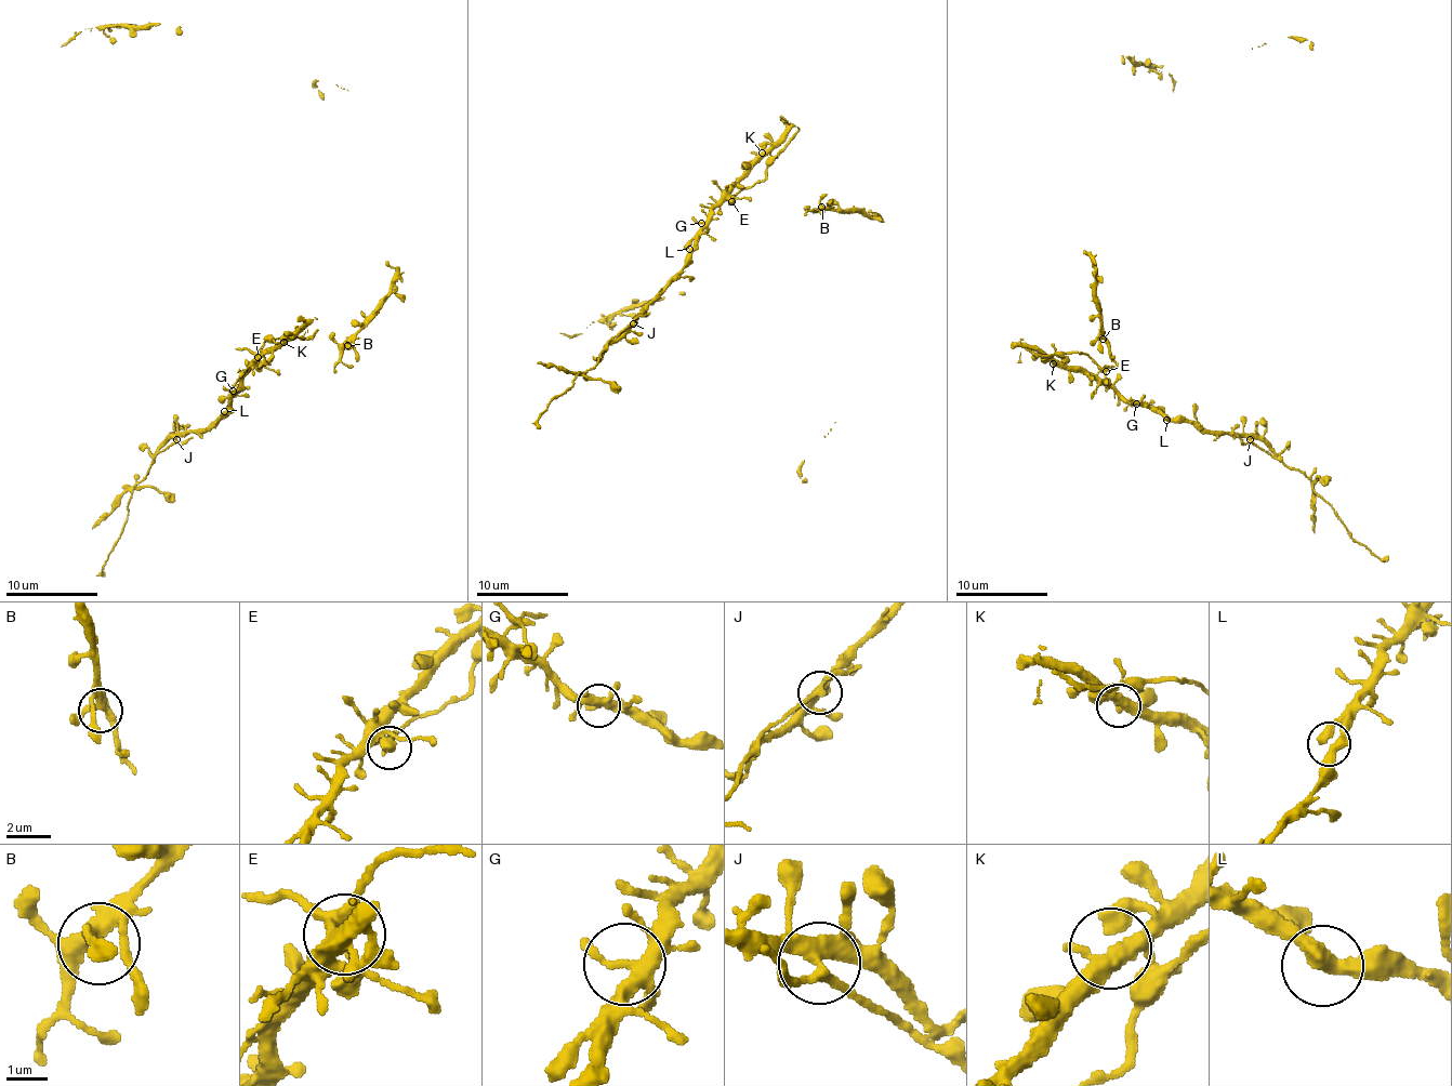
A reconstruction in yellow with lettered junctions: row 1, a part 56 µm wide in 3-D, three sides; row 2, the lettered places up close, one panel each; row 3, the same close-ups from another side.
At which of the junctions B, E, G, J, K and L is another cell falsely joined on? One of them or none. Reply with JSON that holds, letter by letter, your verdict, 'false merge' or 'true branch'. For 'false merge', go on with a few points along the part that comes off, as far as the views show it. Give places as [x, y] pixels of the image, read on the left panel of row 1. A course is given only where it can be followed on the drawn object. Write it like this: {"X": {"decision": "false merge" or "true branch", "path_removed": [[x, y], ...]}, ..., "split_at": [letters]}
{"B": {"decision": "true branch"}, "E": {"decision": "true branch"}, "G": {"decision": "true branch"}, "J": {"decision": "false merge", "path_removed": [[176, 440], [160, 451], [132, 491], [127, 522], [110, 550], [101, 571], [104, 571]]}, "K": {"decision": "true branch"}, "L": {"decision": "true branch"}, "split_at": ["J"]}

